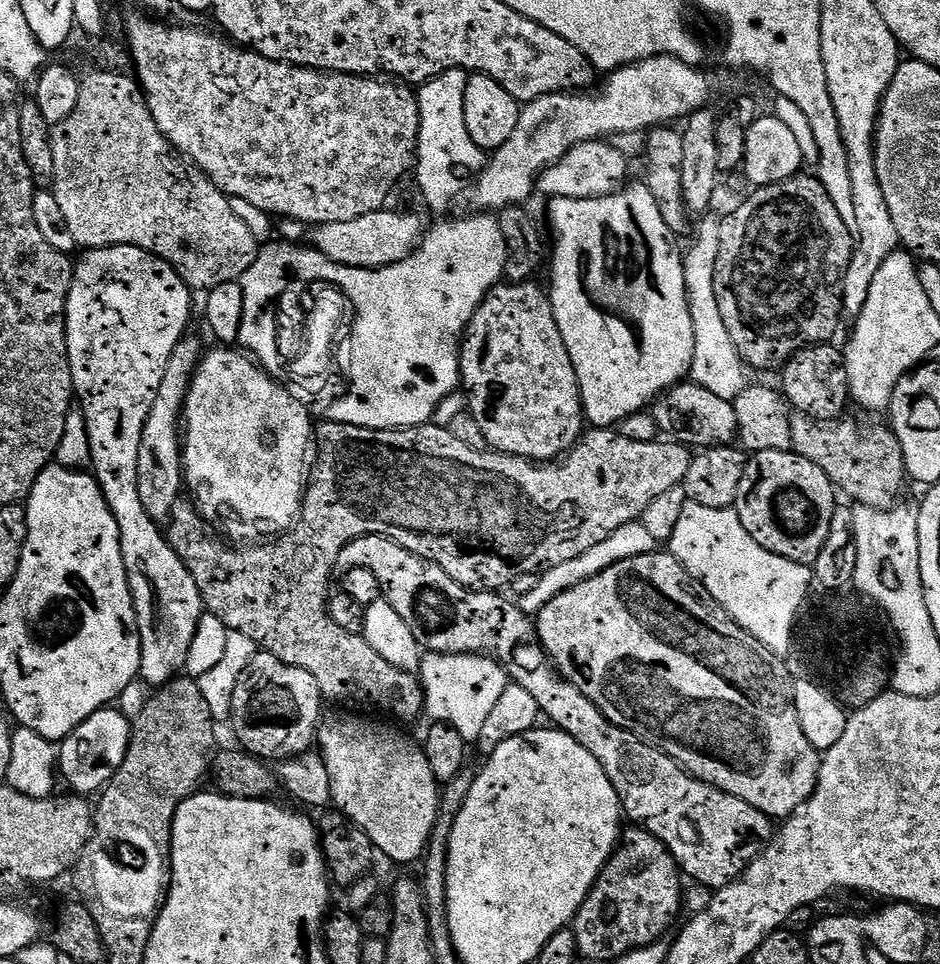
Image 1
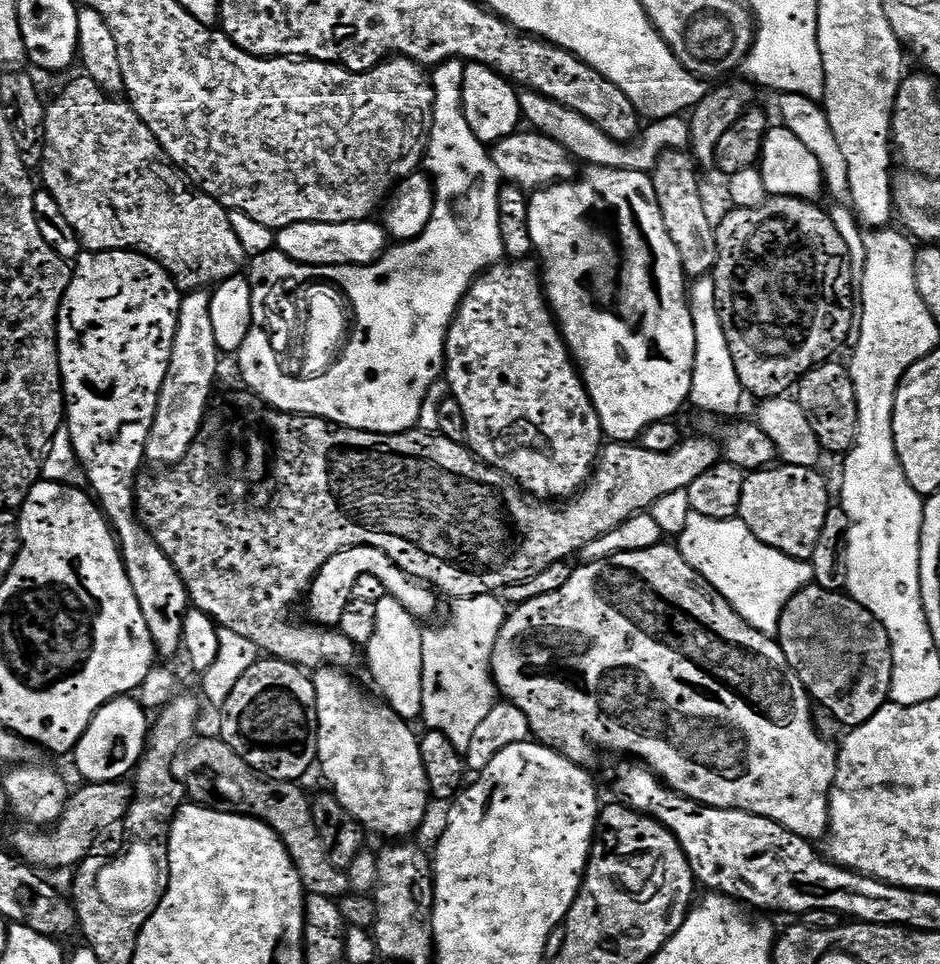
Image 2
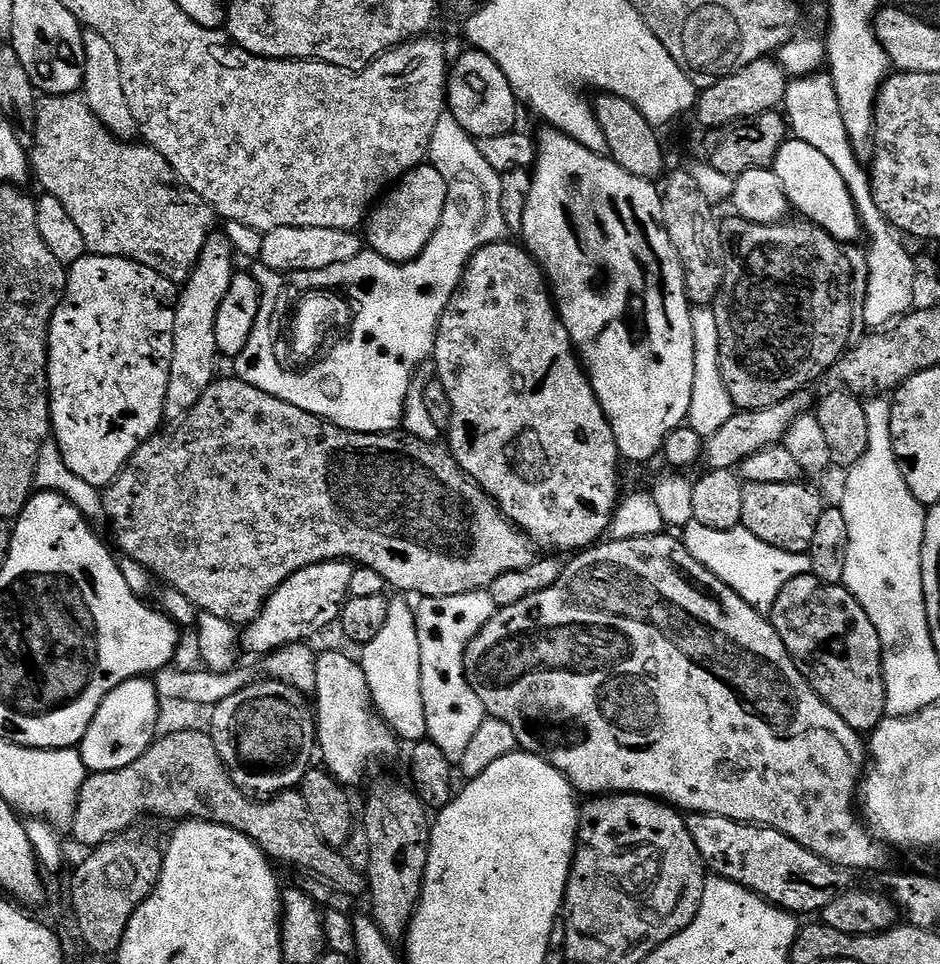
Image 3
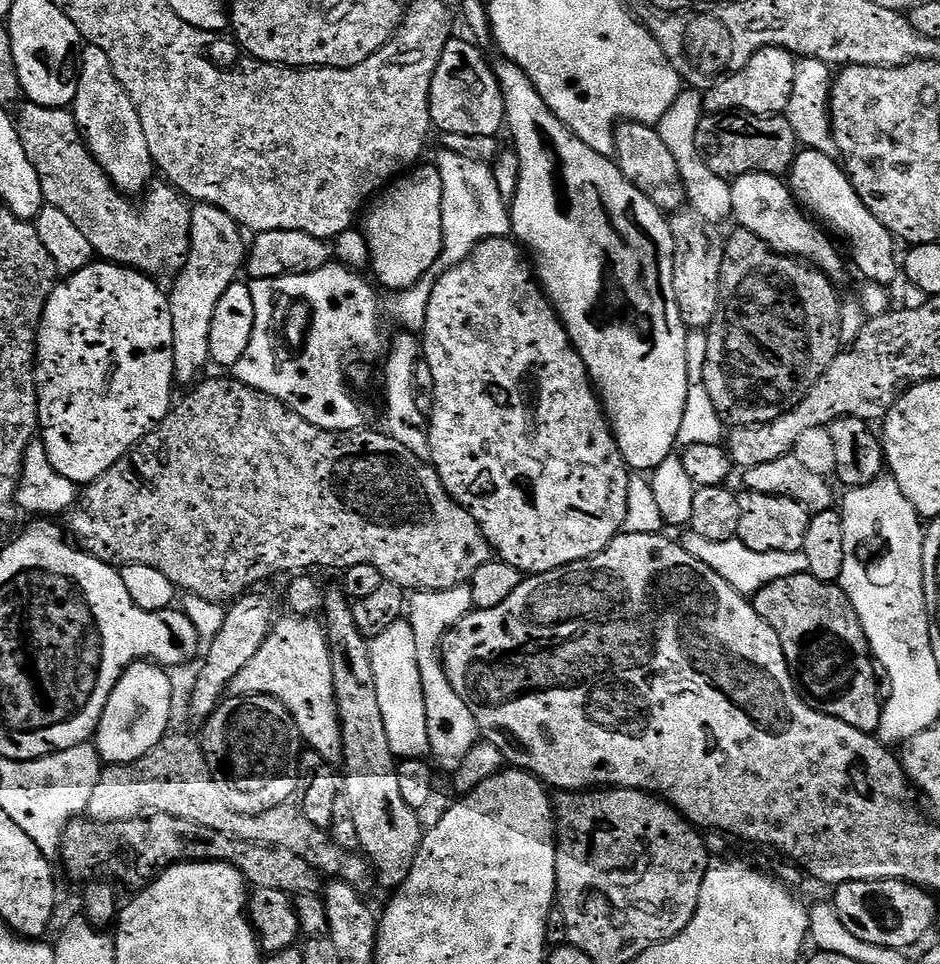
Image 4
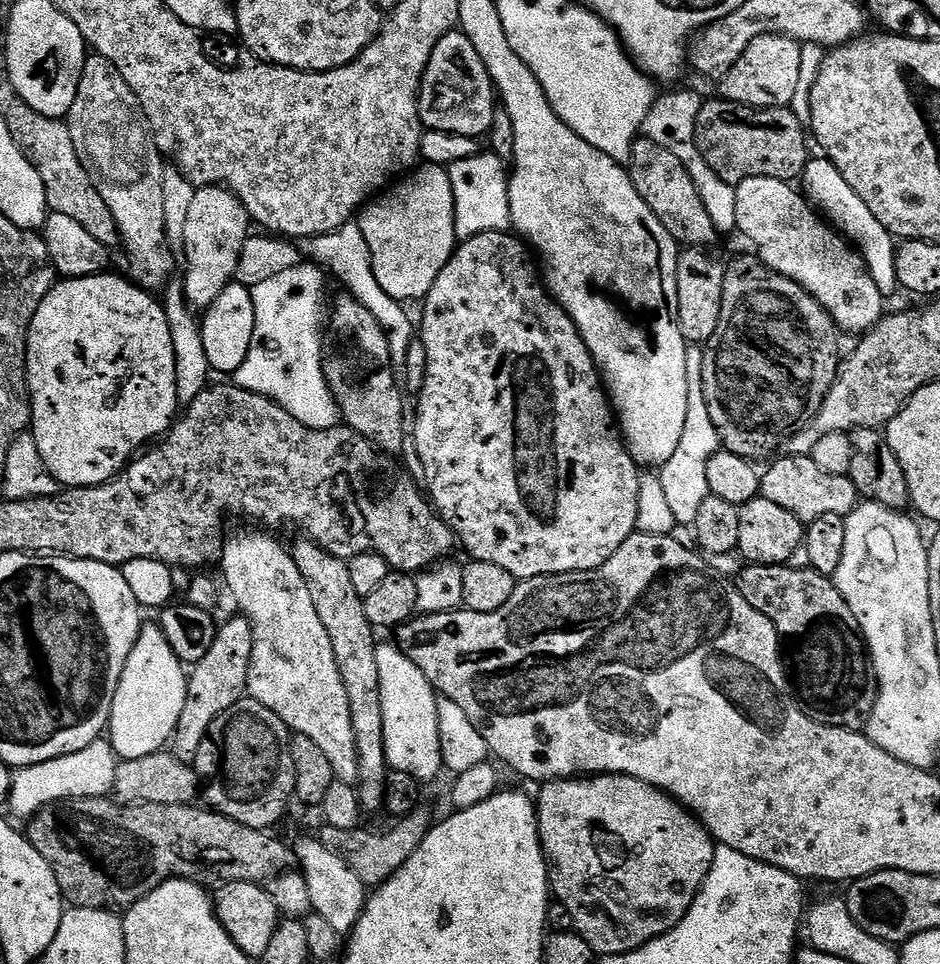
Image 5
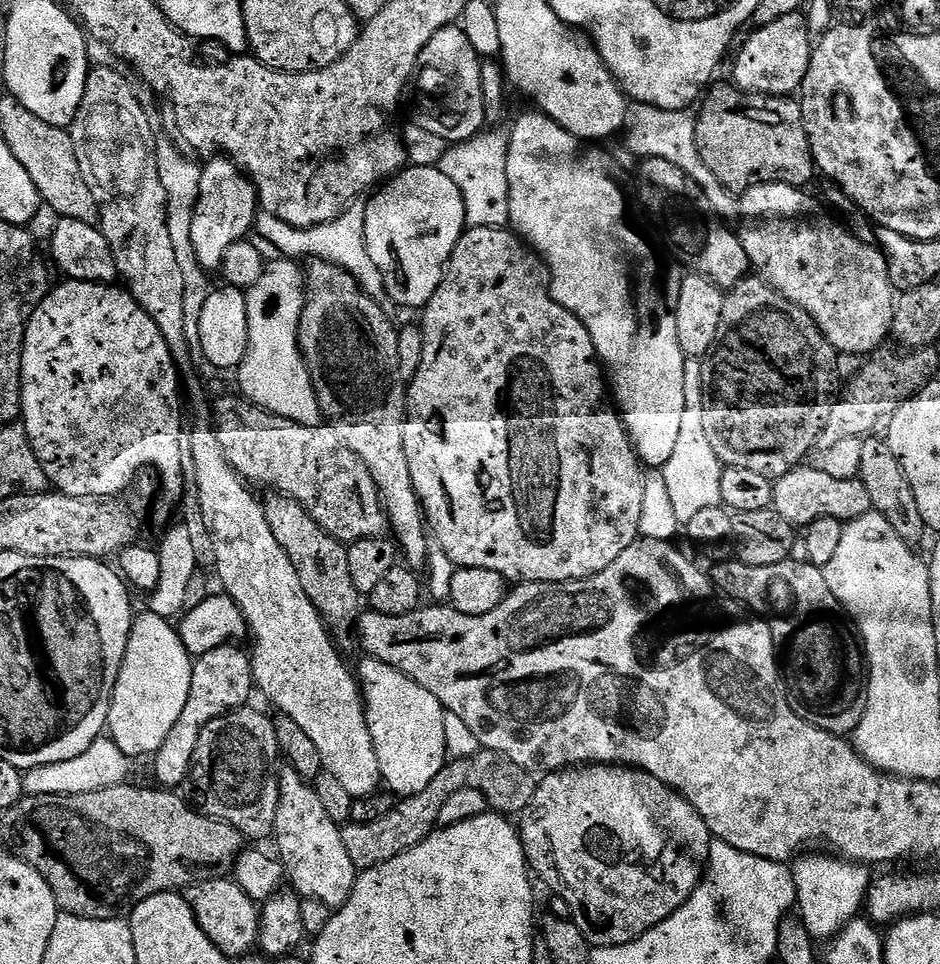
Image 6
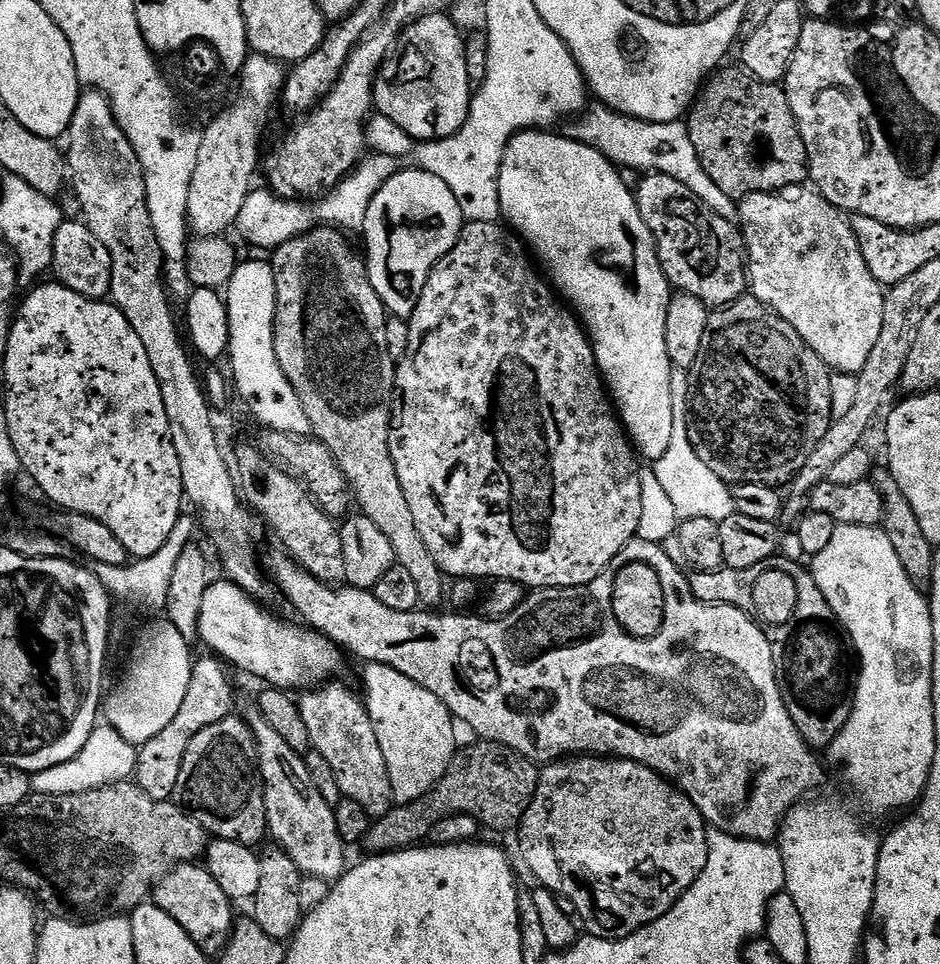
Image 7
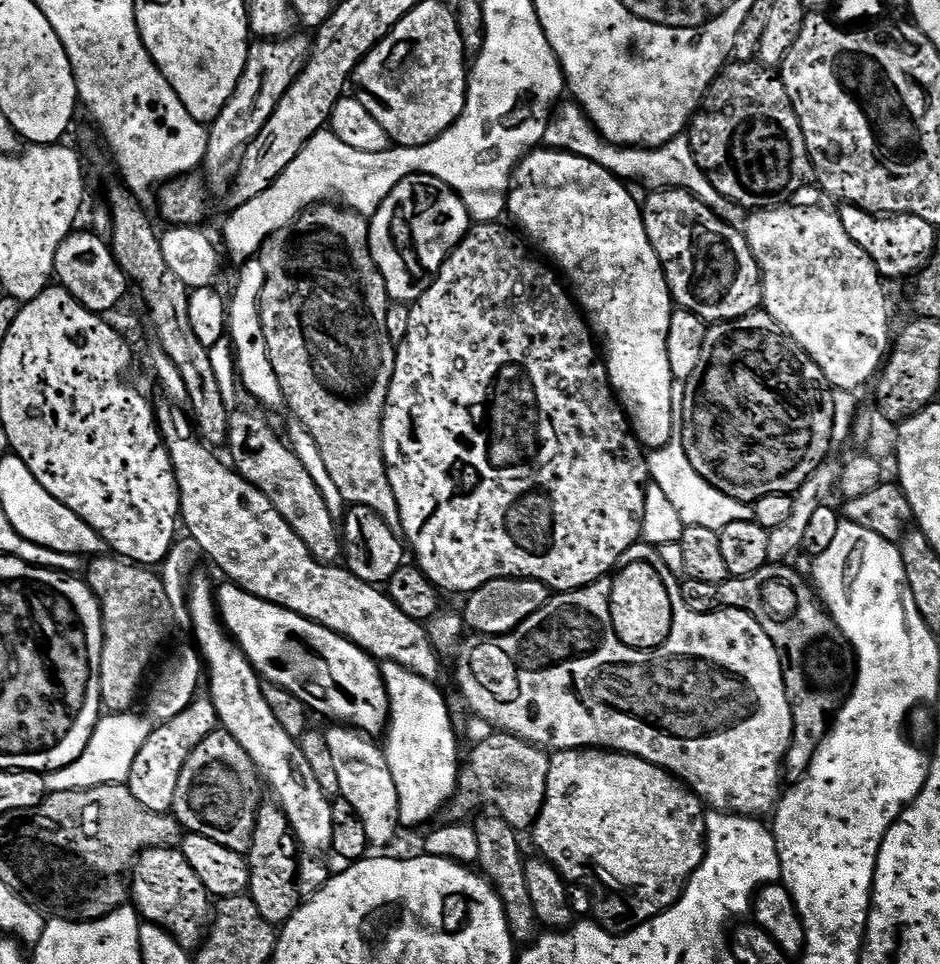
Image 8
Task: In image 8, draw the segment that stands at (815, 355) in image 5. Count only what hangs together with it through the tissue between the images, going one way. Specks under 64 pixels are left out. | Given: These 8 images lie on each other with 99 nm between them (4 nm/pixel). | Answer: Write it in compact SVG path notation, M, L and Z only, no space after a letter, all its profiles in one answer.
M757 310L737 320L722 320L709 327L706 334L706 346L702 346L702 358L694 369L694 374L686 382L686 414L678 418L678 439L686 446L686 458L690 458L694 470L698 470L698 474L702 474L702 478L706 478L710 486L722 490L722 494L730 498L738 498L738 502L755 506L767 495L795 494L803 483L822 466L824 461L829 459L833 451L833 391L832 385L828 383L820 367L810 358L810 354L806 354L806 350L802 350L798 342L788 337L782 330L782 326L778 326L778 322L774 322L774 318L770 318L768 312Z

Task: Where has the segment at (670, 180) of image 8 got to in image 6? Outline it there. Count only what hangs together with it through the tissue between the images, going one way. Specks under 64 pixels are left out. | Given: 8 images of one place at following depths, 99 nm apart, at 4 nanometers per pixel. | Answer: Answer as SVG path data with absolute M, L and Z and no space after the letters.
M633 103L628 109L628 117L624 119L624 140L636 158L666 158L666 162L674 162L682 174L694 178L694 182L704 192L704 197L710 202L712 211L725 222L735 221L740 215L740 202L729 192L702 162L696 145L696 112L683 108L682 110L662 110L649 104Z

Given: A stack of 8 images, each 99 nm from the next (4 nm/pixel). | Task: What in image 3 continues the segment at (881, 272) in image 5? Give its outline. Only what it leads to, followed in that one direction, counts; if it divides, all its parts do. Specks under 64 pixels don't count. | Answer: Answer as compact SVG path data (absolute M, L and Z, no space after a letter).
M795 138L785 139L778 150L774 171L778 182L782 182L782 190L786 194L789 205L796 208L801 217L810 220L826 234L830 234L841 245L855 245L862 236L862 221L856 215L856 207L850 198L850 190L846 182L842 182L842 174L831 164L822 150L814 150L810 142L802 142Z

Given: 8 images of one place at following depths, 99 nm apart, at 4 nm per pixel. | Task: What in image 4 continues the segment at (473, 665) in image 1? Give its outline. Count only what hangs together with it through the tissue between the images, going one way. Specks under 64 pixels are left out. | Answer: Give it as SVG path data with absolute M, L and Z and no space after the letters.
M456 585L444 591L413 591L406 604L406 619L415 632L415 653L422 677L423 698L426 699L427 729L431 744L429 751L435 765L448 771L448 774L460 768L468 752L480 740L480 735L477 719L446 678L439 647L445 633L473 611L474 607L469 585Z

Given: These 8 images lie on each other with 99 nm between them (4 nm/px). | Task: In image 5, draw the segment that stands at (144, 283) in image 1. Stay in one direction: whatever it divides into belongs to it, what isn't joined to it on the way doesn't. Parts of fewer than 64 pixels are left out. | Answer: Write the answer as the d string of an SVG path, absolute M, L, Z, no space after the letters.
M108 275L73 276L53 283L46 298L42 298L42 306L38 306L28 327L28 370L26 375L32 405L30 435L38 446L38 454L42 454L43 471L49 472L58 483L64 484L60 486L65 489L98 486L120 475L129 461L133 459L134 454L139 453L145 446L151 445L157 438L163 437L168 429L173 427L178 416L178 409L181 407L176 385L176 371L174 370L174 341L170 339L170 322L165 305L163 303L160 305L153 293L133 284L127 275Z

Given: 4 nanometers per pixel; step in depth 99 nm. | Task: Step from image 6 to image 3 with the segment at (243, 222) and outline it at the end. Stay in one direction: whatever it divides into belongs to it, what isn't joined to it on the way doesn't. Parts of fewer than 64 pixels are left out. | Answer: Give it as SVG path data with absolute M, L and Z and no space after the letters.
M213 231L206 238L206 246L195 270L179 289L174 318L174 354L170 366L170 382L166 386L165 421L179 422L188 416L217 375L214 322L218 318L218 306L222 306L222 298L226 298L226 290L230 290L234 275L232 256L234 249L230 238L223 231Z

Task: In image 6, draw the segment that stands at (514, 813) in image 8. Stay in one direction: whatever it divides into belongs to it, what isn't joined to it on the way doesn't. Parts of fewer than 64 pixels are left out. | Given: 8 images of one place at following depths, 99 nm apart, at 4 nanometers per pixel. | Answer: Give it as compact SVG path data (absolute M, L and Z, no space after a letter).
M481 750L472 757L453 759L422 790L422 794L403 797L400 805L389 807L384 815L379 816L369 824L347 823L341 827L342 843L346 845L346 854L350 854L350 862L354 862L357 869L373 868L379 864L390 862L390 858L398 858L406 850L422 843L427 836L431 836L439 822L442 806L449 802L454 794L463 788L473 788L480 791L488 800L489 809L501 814L519 813L528 807L529 799L534 791L534 780L525 768L520 768L510 762L499 752Z

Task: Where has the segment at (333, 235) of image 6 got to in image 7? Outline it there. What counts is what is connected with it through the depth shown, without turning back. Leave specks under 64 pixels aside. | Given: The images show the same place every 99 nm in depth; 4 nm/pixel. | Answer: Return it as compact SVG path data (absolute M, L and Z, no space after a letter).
M369 155L347 179L336 186L335 190L313 204L286 200L271 190L265 190L265 192L254 190L248 195L246 206L242 206L242 214L236 220L235 231L240 232L241 238L246 243L253 244L256 248L269 248L269 250L280 248L288 240L311 232L314 222L329 222L344 232L363 231L370 202L397 170L397 157Z

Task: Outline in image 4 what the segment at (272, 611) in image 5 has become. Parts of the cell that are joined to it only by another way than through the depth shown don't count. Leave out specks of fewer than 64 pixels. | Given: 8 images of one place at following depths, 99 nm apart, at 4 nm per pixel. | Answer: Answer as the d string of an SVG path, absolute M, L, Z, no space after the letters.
M287 615L281 620L279 617L273 623L266 642L262 642L262 650L258 650L258 654L254 654L250 662L246 662L244 669L238 670L238 674L232 680L231 691L237 696L272 696L276 700L281 700L298 726L301 741L329 764L339 765L344 759L344 747L342 746L340 715L334 694L334 674L327 631L323 623L312 616Z

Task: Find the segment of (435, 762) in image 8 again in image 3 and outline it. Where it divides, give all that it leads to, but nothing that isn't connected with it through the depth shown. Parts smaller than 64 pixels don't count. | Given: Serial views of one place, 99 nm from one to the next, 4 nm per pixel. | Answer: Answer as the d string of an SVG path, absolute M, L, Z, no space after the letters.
M404 600L388 601L386 622L374 642L363 645L364 656L359 657L370 686L372 702L384 721L392 727L401 741L415 742L427 737L426 712L422 702L421 655L413 605Z

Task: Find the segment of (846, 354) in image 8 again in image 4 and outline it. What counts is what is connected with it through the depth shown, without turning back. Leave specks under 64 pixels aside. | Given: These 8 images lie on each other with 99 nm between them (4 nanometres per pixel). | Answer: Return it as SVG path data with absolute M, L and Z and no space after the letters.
M747 172L745 176L735 177L731 186L732 216L739 227L762 238L762 242L770 245L773 252L791 254L819 268L830 278L843 274L844 260L832 245L833 237L801 207L791 187L781 177L765 172Z

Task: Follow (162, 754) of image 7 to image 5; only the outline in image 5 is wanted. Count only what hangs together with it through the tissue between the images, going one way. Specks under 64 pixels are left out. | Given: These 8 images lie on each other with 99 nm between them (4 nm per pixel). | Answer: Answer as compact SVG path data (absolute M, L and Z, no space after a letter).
M239 614L233 616L233 620L217 627L210 650L206 650L187 673L186 706L182 706L182 718L178 718L178 726L170 741L172 755L186 765L195 761L198 746L202 746L202 738L206 738L210 726L214 726L214 718L246 696L248 667L252 661L252 624Z

